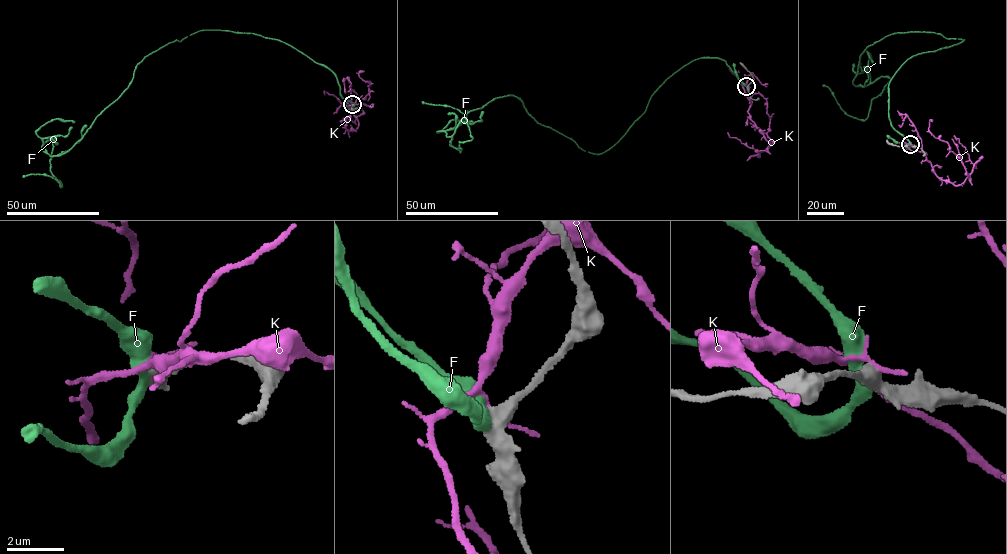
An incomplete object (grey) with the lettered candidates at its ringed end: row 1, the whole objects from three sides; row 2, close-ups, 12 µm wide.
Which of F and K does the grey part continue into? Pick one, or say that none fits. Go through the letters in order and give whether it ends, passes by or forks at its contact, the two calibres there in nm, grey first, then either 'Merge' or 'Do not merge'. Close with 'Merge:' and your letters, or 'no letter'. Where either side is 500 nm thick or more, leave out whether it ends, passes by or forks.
F: It passes by. Thickness 480 nm (grey) against 400 nm. Do not merge
K: It passes by. Thickness 480 nm (grey) against 140 nm. Do not merge
Merge: no letter

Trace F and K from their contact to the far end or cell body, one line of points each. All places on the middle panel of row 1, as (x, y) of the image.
F: (747, 86), (724, 60), (695, 59), (598, 154), (508, 95), (466, 113), (460, 152), (464, 115), (422, 102)
K: (747, 86), (748, 113), (768, 147), (766, 100), (750, 93), (756, 93)

